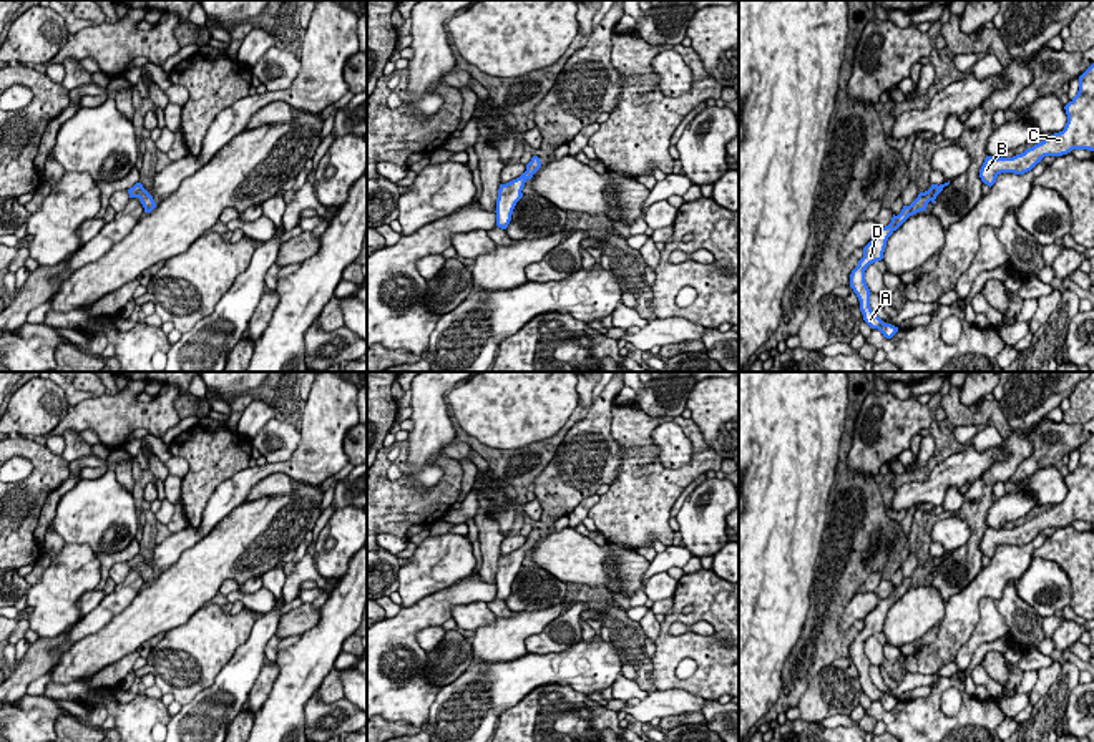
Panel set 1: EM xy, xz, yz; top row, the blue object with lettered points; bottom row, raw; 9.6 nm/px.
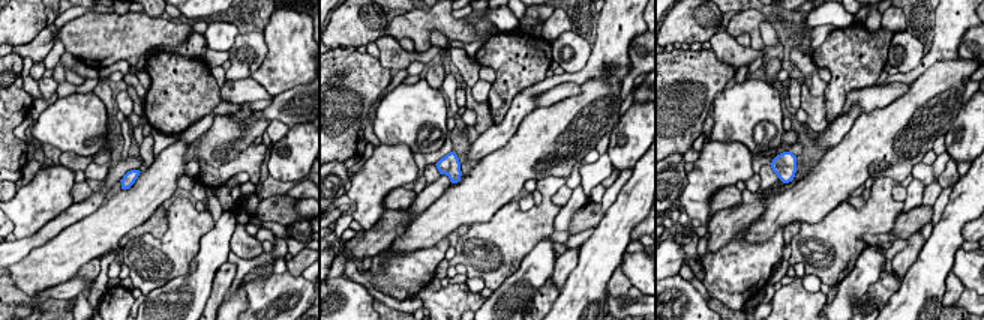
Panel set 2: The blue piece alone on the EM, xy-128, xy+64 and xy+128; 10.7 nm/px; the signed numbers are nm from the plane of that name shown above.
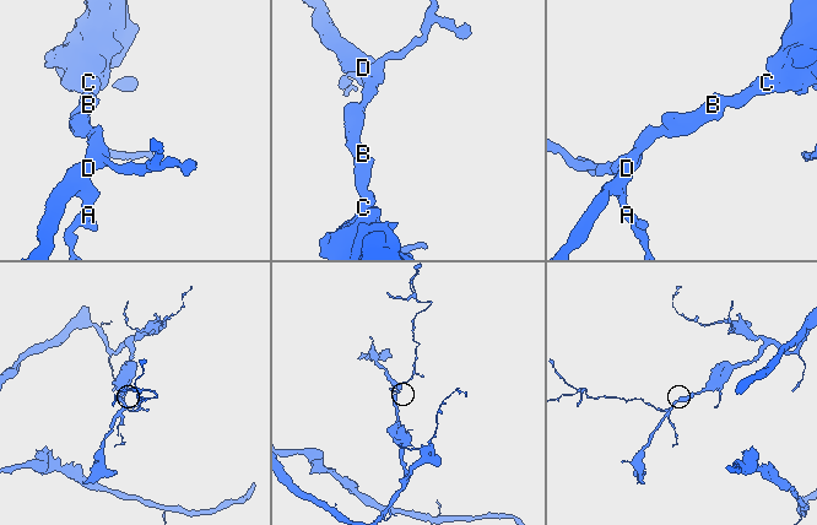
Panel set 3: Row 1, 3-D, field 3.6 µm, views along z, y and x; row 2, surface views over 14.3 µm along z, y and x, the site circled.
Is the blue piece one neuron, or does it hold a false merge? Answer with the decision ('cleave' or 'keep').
keep

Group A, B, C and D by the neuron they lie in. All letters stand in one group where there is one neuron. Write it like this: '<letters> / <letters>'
A B C D

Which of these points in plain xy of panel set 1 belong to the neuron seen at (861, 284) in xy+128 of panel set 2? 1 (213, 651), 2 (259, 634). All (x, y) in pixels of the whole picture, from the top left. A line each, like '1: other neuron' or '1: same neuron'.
1: other neuron
2: same neuron

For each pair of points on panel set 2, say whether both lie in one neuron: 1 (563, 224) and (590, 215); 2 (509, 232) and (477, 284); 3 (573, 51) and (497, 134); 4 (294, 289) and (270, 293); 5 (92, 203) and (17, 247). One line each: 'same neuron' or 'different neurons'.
1: different neurons
2: different neurons
3: different neurons
4: same neuron
5: same neuron

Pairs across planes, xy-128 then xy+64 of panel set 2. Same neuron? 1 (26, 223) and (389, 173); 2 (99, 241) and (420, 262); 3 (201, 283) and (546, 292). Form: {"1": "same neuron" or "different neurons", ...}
{"1": "same neuron", "2": "different neurons", "3": "different neurons"}

